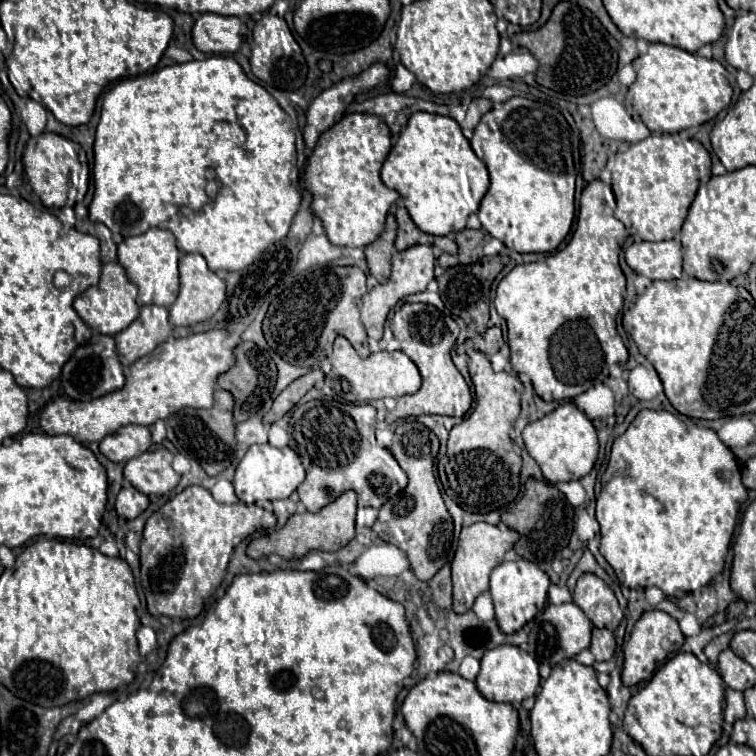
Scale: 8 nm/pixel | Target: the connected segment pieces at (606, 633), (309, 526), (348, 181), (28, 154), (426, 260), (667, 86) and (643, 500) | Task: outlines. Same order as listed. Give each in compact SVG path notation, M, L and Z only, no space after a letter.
M593 628L593 640L591 640L591 646L589 650L595 654L595 658L601 662L601 660L609 660L615 652L615 636L611 630L603 628Z
M347 490L335 502L321 508L317 514L313 514L313 512L293 514L281 530L275 530L273 534L267 534L263 538L253 540L247 548L247 554L251 558L279 554L285 560L293 560L293 558L305 556L311 550L335 552L353 540L353 536L355 536L355 512L357 512L357 494L353 490Z
M349 114L341 118L335 126L331 126L319 138L303 172L303 188L311 192L313 196L311 210L315 216L319 216L331 244L349 246L349 248L365 248L381 236L383 226L385 226L385 216L391 204L399 200L399 194L395 190L389 190L381 182L381 176L379 176L389 150L391 150L391 132L381 118L371 116L371 114Z
M43 132L37 138L29 138L23 154L23 166L31 188L41 198L45 208L59 210L64 206L73 207L84 199L89 186L90 171L87 164L80 162L75 142L53 132Z
M411 246L403 252L393 254L393 268L391 268L389 280L385 284L375 286L373 290L369 290L363 296L361 320L363 320L363 326L371 338L375 338L375 340L383 338L383 324L387 320L387 314L401 298L405 298L409 294L423 292L427 288L429 280L433 280L433 266L435 266L435 256L433 256L431 246Z
M649 44L647 54L633 60L633 68L637 72L637 80L629 86L633 110L639 114L639 118L651 132L681 132L685 128L699 126L707 120L713 120L723 108L727 108L731 103L733 88L727 80L725 66L717 60L701 58L699 54L691 54L687 50L667 46L667 44Z
M641 410L635 416L635 420L629 424L625 434L621 434L613 442L611 458L609 458L607 470L601 478L601 494L596 500L595 516L599 526L601 526L599 552L613 566L619 582L625 584L627 588L657 586L665 596L681 598L687 592L693 592L693 590L699 590L699 588L707 586L723 570L725 556L729 552L729 544L731 544L731 538L733 538L733 532L735 532L738 523L741 504L747 500L747 490L741 484L741 470L739 470L739 462L737 462L735 454L719 440L715 430L684 421L679 416L673 416L671 412L665 412L665 410Z

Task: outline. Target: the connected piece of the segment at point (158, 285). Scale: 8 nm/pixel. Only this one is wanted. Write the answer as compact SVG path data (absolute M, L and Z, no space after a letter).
M155 228L147 230L141 236L129 236L119 244L117 250L119 264L125 268L127 278L139 288L137 304L159 304L159 306L171 306L179 292L179 250L175 246L175 236L169 230Z

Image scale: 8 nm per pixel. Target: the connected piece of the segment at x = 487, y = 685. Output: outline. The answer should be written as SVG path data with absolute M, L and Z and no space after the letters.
M501 644L485 652L481 658L481 670L477 674L477 690L493 702L509 702L519 704L527 696L535 696L539 690L539 663L534 655L521 650L519 646Z

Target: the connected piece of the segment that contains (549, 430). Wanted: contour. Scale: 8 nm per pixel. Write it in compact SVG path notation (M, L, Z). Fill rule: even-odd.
M565 402L541 420L527 424L523 428L523 440L529 454L541 466L545 480L549 480L551 484L583 478L591 472L599 454L597 430L593 422L577 408L575 402Z

